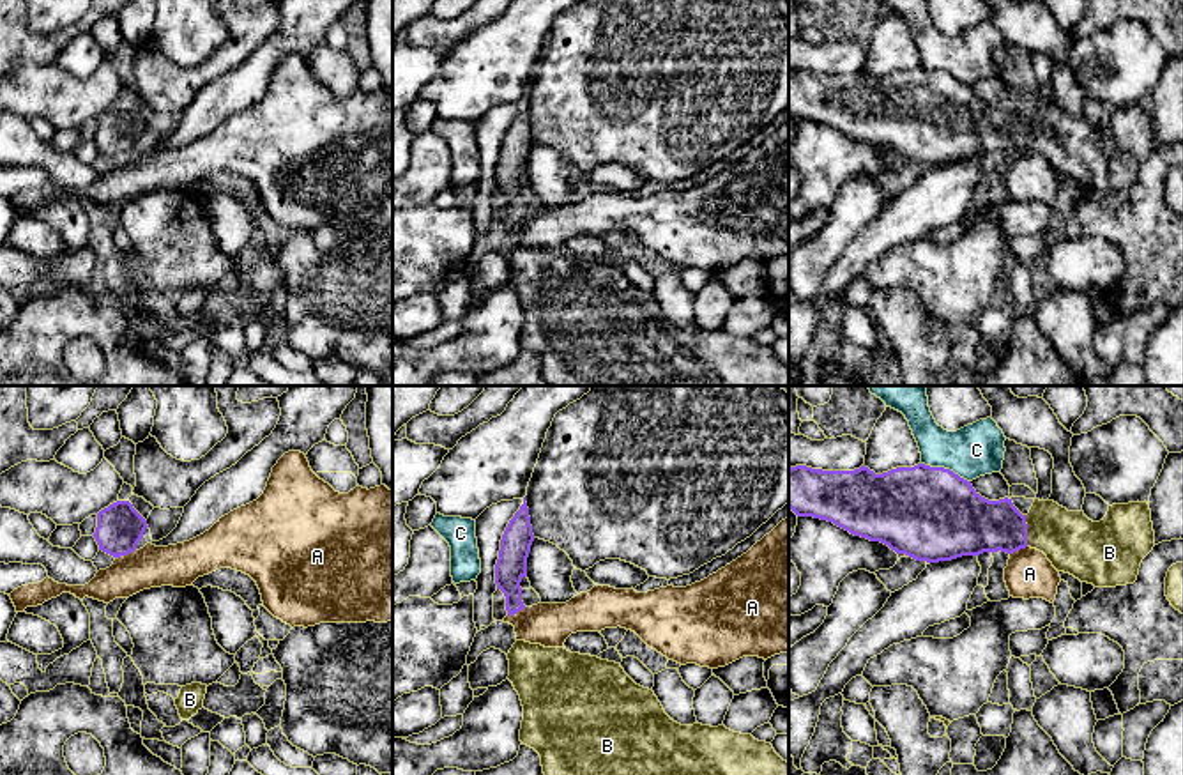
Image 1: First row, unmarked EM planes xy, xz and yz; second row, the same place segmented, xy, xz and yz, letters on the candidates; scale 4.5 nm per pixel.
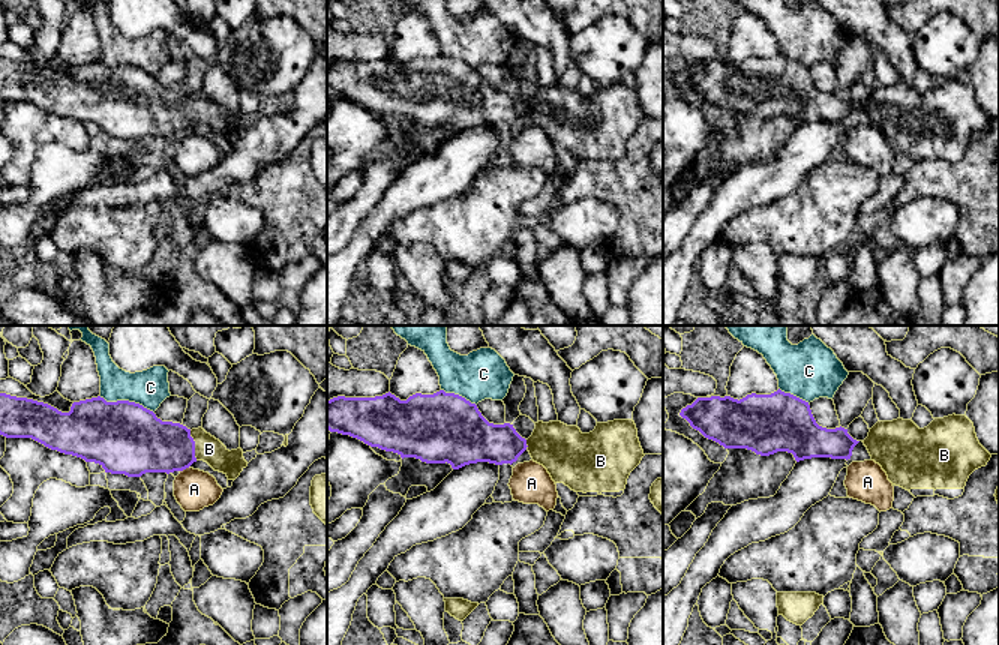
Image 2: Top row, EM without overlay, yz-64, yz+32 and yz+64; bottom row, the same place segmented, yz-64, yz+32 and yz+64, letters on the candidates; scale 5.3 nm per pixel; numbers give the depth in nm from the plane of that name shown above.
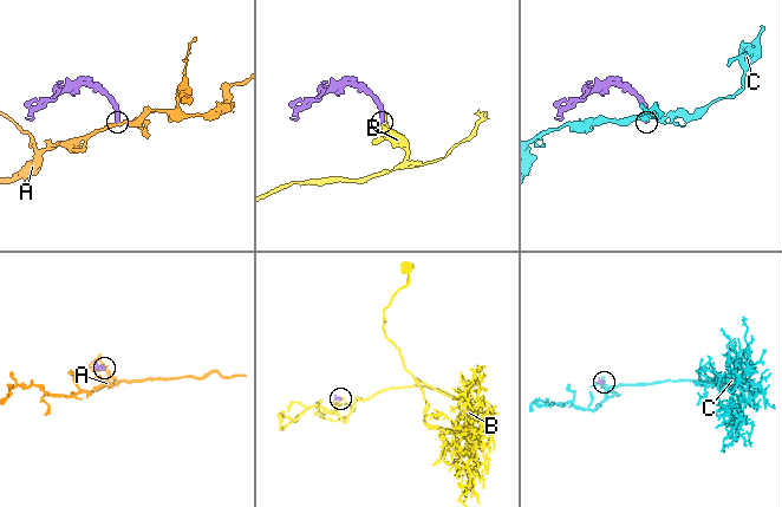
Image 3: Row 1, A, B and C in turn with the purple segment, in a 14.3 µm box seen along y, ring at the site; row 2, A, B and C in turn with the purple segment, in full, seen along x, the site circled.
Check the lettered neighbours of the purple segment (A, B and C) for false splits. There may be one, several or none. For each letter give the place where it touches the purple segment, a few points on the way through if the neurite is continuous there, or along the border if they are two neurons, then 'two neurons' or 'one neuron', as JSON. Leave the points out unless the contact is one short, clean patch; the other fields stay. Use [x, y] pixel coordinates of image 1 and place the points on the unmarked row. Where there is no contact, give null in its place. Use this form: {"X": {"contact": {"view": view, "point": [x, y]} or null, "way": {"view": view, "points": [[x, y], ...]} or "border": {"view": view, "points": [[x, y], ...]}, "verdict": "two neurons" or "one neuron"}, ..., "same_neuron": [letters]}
{"A": {"contact": {"view": "xy", "point": [124, 158]}, "border": {"view": "xy", "points": [[135, 153], [115, 161]]}, "verdict": "two neurons"}, "B": {"contact": {"view": "yz", "point": [1026, 135]}, "way": {"view": "yz", "points": [[973, 128], [1026, 135], [1056, 135], [1074, 147]]}, "verdict": "one neuron"}, "C": {"contact": {"view": "yz", "point": [946, 73]}, "verdict": "two neurons"}, "same_neuron": ["B"]}

